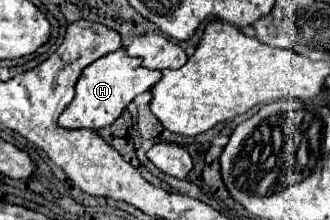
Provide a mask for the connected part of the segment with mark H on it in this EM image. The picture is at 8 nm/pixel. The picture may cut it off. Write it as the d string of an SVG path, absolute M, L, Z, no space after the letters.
M125 48L105 54L105 56L101 56L101 60L95 60L81 72L81 76L75 84L75 98L61 114L59 126L63 126L63 128L91 128L91 130L111 126L121 116L125 106L137 94L151 90L159 82L159 78L161 78L159 70L141 68L141 60L131 58L125 52Z

